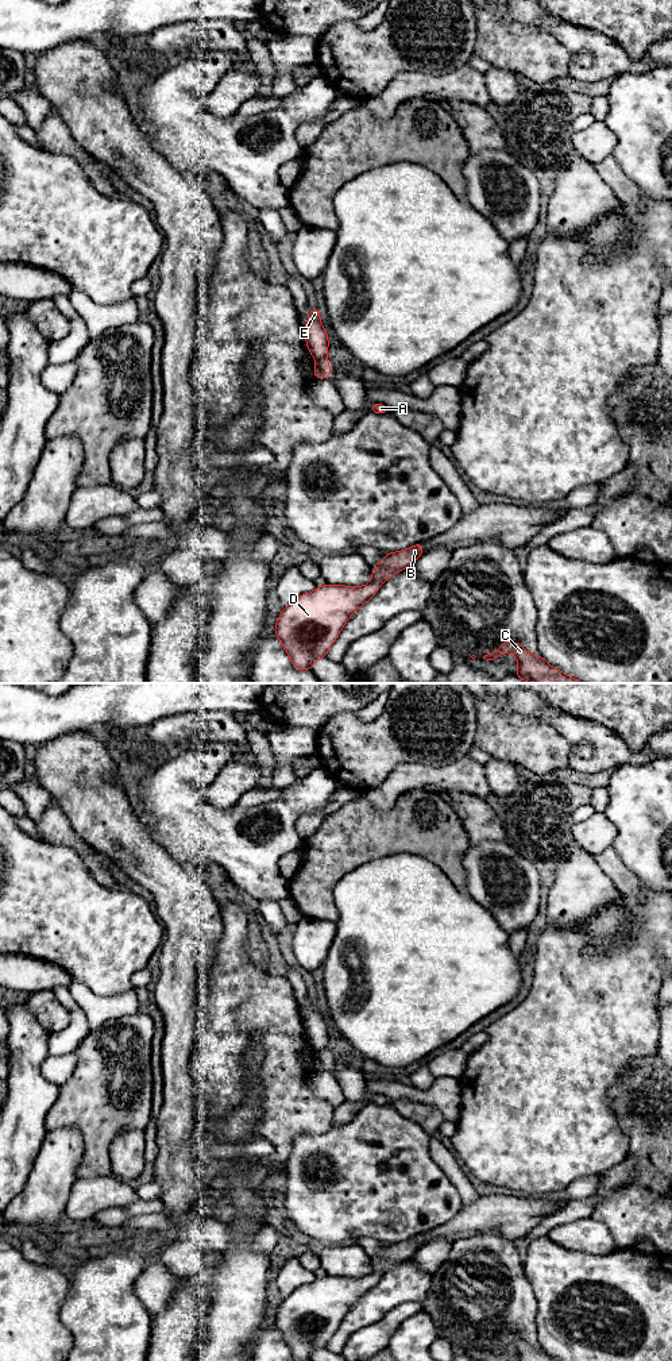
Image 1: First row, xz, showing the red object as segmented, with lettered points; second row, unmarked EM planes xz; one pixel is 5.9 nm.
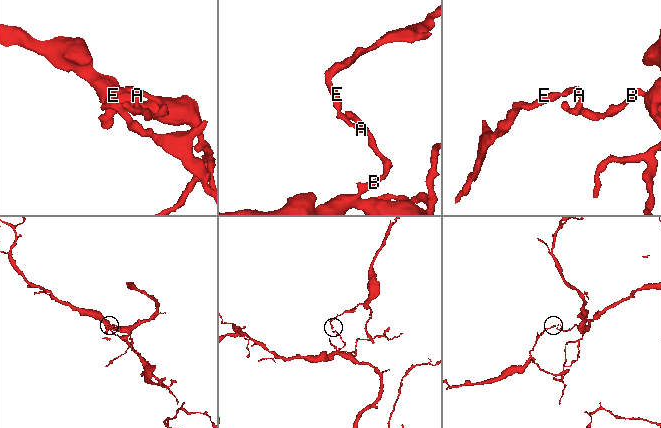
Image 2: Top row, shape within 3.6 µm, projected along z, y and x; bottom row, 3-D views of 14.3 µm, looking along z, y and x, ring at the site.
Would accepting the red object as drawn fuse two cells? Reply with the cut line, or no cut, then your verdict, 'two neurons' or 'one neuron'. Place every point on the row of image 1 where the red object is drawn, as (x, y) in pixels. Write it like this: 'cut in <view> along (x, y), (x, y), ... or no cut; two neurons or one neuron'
cut in xz along (324, 358), (316, 361); two neurons

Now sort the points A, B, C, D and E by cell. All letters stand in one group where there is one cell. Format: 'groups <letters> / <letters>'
groups A B C D / E

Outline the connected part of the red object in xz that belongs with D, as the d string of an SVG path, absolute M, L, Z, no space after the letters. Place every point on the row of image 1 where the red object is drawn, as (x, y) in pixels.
M424 541L403 551L389 552L371 568L372 579L359 587L329 585L301 594L283 608L274 633L297 670L313 670L317 659L325 659L348 618L395 572L413 566L424 554Z

